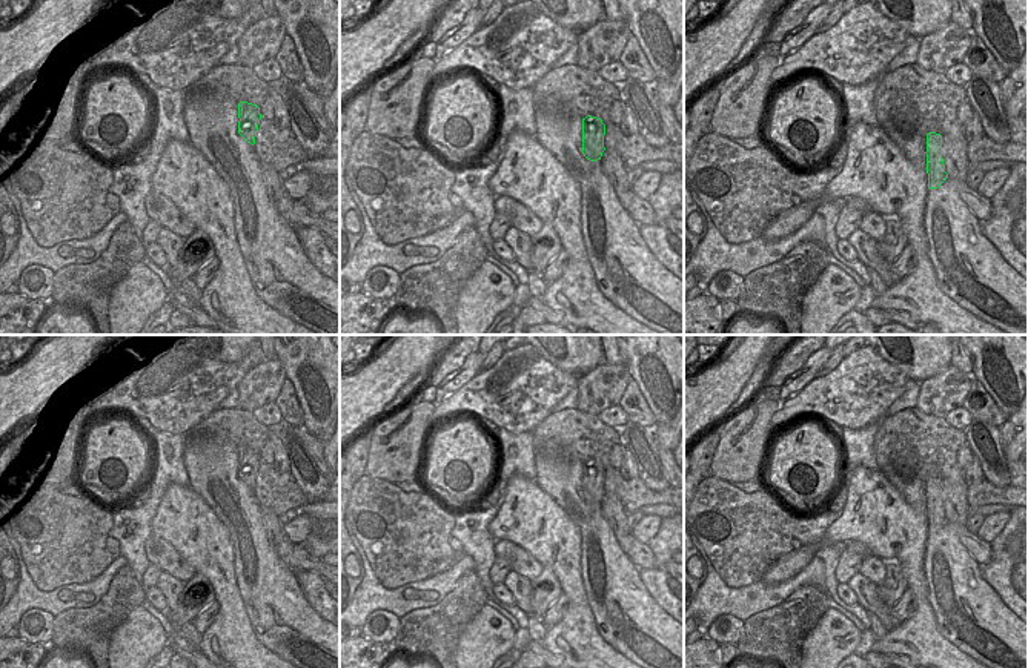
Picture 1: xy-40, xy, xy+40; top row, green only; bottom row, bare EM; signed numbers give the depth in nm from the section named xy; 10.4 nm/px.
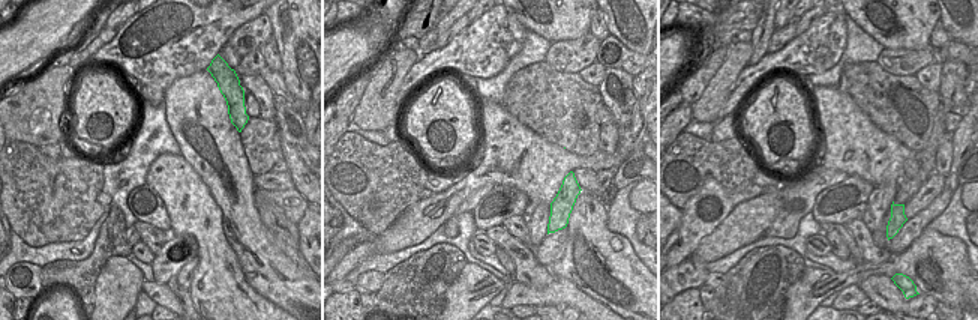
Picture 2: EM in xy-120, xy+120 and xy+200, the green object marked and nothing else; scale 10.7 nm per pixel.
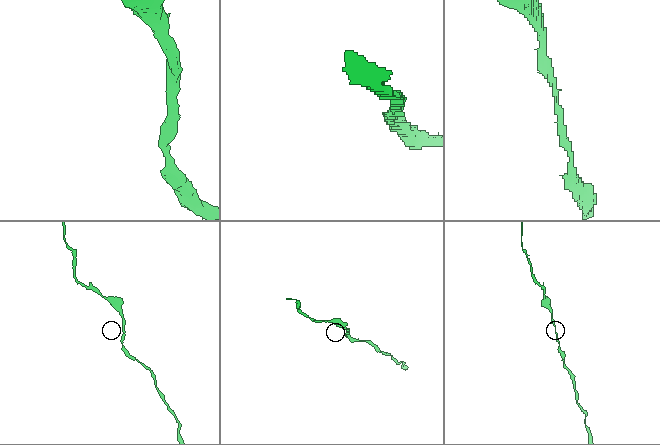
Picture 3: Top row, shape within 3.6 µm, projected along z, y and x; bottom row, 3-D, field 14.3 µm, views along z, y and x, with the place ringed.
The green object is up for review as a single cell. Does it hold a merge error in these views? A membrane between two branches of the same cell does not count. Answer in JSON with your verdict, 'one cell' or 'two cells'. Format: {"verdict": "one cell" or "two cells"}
{"verdict": "one cell"}

